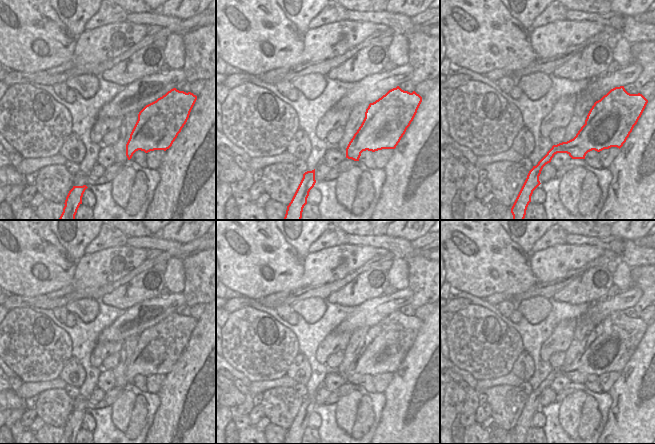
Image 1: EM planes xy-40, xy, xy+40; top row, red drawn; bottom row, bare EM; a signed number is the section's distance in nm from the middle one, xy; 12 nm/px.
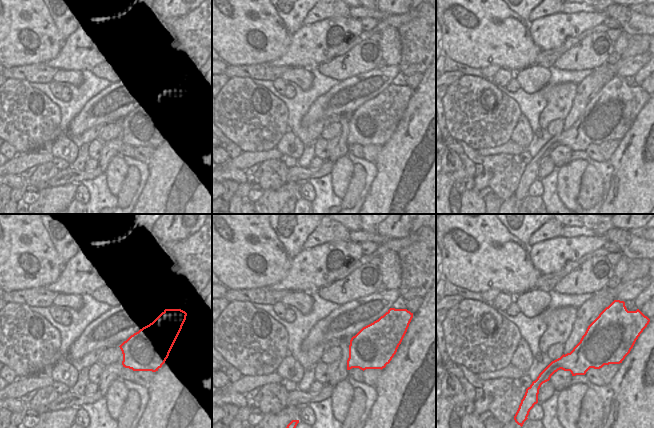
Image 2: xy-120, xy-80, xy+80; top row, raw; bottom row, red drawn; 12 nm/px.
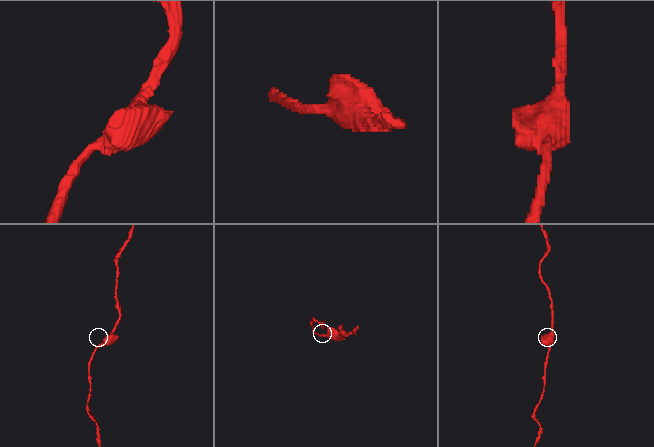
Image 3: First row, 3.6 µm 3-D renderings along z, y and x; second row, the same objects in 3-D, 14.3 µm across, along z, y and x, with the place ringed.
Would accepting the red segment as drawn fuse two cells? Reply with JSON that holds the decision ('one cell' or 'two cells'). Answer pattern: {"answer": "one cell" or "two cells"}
{"answer": "two cells"}

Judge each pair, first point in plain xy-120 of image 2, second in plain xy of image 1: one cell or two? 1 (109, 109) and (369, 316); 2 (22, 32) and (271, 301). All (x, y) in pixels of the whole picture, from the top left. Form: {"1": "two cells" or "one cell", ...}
{"1": "one cell", "2": "two cells"}

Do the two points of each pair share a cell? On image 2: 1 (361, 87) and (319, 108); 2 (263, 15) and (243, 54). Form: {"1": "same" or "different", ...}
{"1": "same", "2": "same"}

